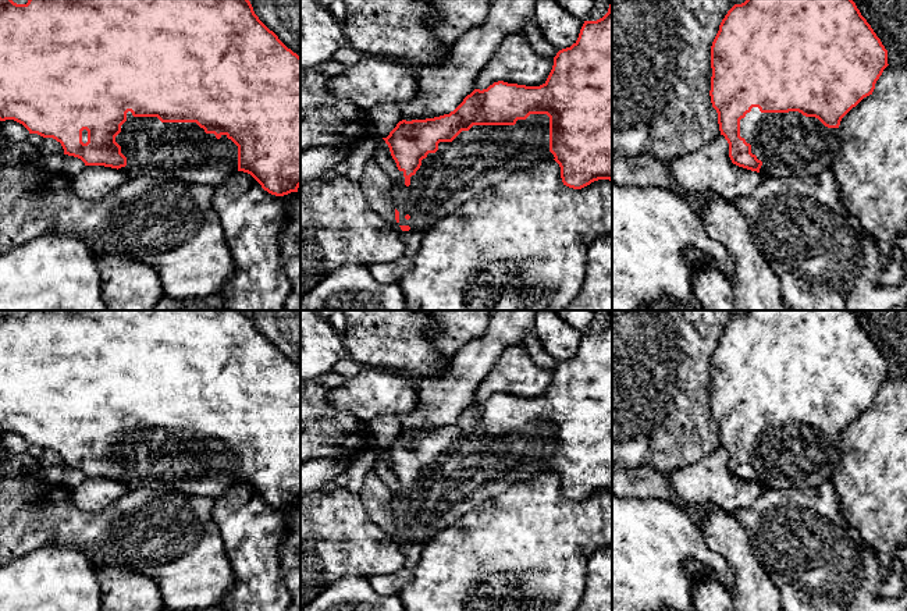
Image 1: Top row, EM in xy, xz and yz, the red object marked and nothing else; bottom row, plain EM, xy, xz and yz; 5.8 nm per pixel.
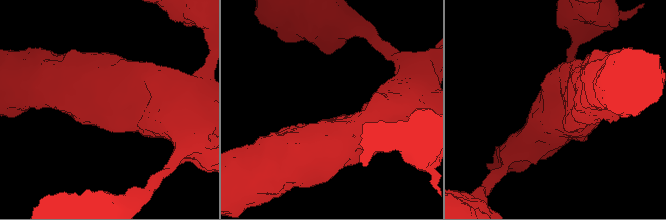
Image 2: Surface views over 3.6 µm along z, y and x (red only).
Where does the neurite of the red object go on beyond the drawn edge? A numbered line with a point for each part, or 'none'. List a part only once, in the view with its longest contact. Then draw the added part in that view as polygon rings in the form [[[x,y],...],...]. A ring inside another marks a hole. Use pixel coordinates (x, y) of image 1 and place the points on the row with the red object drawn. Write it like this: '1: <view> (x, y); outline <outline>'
1: xz (477, 159); outline [[[530,114],[515,125],[473,125],[452,142],[440,142],[438,150],[422,160],[420,168],[410,177],[409,187],[405,185],[403,171],[399,171],[391,184],[390,202],[399,212],[399,225],[409,225],[412,232],[426,232],[484,189],[538,161],[554,159],[549,152],[547,114]]]

